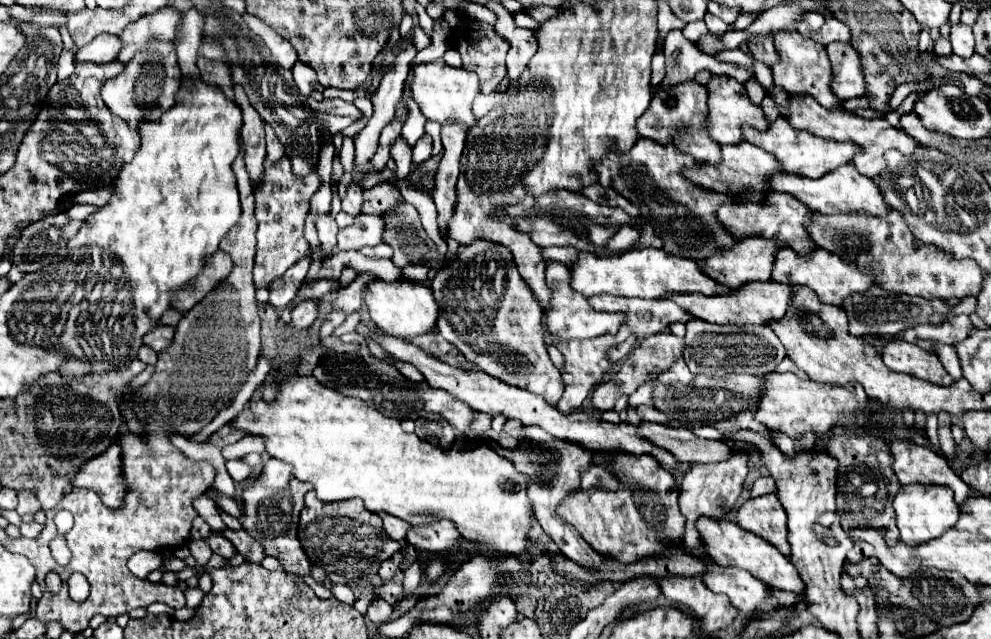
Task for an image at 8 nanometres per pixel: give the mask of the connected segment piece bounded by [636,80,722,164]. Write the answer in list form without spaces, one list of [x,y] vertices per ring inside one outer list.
[[[688,80],[684,84],[678,84],[670,88],[666,94],[660,94],[652,100],[652,110],[648,108],[640,118],[638,118],[638,134],[644,138],[652,138],[660,142],[662,146],[674,144],[676,150],[690,154],[696,162],[706,162],[706,164],[720,164],[720,144],[714,142],[708,134],[706,128],[706,118],[708,118],[708,90],[694,82]]]

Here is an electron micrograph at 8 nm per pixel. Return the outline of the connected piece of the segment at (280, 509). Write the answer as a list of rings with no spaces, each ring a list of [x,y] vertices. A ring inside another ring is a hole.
[[[270,458],[264,466],[262,476],[258,476],[250,486],[246,486],[242,494],[242,526],[248,530],[252,538],[256,538],[266,554],[278,558],[286,572],[304,576],[310,574],[310,560],[302,550],[302,544],[298,542],[298,514],[302,510],[302,498],[304,494],[312,490],[310,482],[300,482],[298,478],[292,478],[292,466],[288,462],[280,462],[278,458]]]

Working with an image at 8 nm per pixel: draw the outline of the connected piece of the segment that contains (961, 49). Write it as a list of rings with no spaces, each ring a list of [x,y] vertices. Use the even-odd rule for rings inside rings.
[[[962,22],[950,24],[950,26],[952,26],[952,30],[950,30],[952,50],[960,56],[972,56],[974,54],[974,36],[972,36],[970,26],[966,26]]]

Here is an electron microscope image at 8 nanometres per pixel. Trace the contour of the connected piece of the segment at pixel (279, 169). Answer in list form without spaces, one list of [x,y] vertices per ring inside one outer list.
[[[284,154],[278,162],[274,162],[276,174],[266,176],[256,186],[256,220],[258,220],[258,246],[256,246],[256,266],[254,266],[254,286],[256,288],[270,288],[270,284],[284,276],[284,272],[298,262],[300,258],[308,256],[308,242],[302,236],[304,216],[308,212],[308,204],[312,194],[320,188],[322,180],[316,170],[304,178],[296,178],[292,174],[292,166],[288,156]]]

